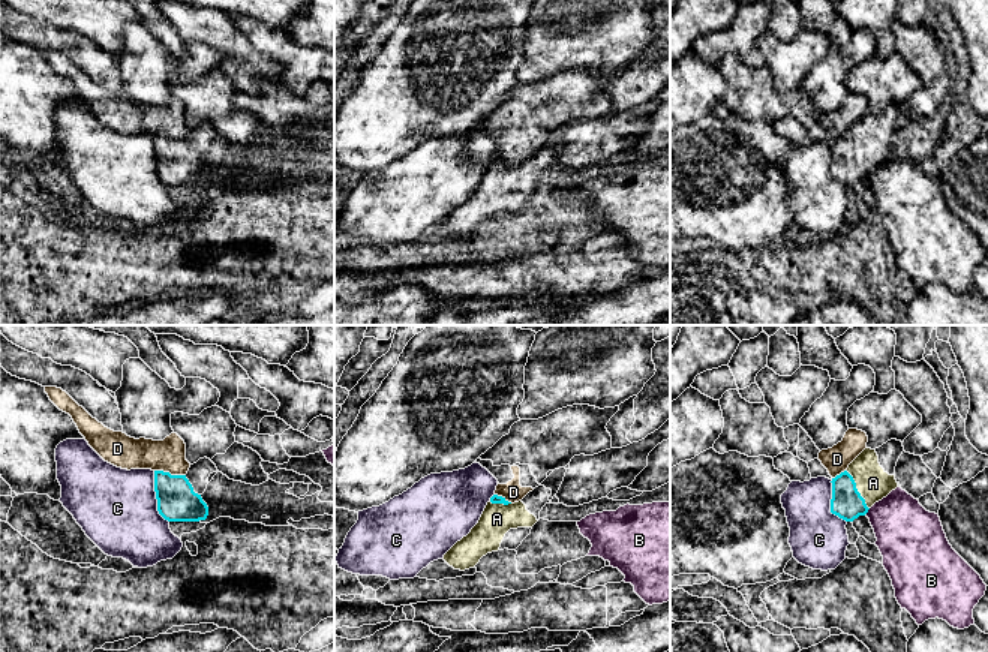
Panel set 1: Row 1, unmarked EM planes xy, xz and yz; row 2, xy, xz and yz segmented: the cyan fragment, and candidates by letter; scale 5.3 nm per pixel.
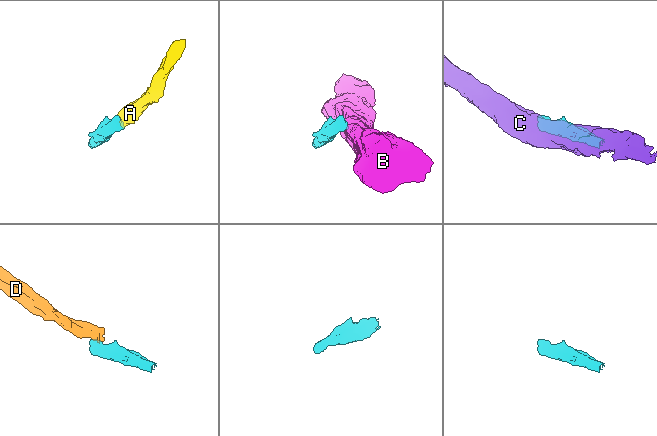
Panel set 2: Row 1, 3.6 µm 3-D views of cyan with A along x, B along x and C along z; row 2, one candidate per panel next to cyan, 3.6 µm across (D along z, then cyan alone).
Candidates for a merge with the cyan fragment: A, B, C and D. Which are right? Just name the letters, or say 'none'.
A

